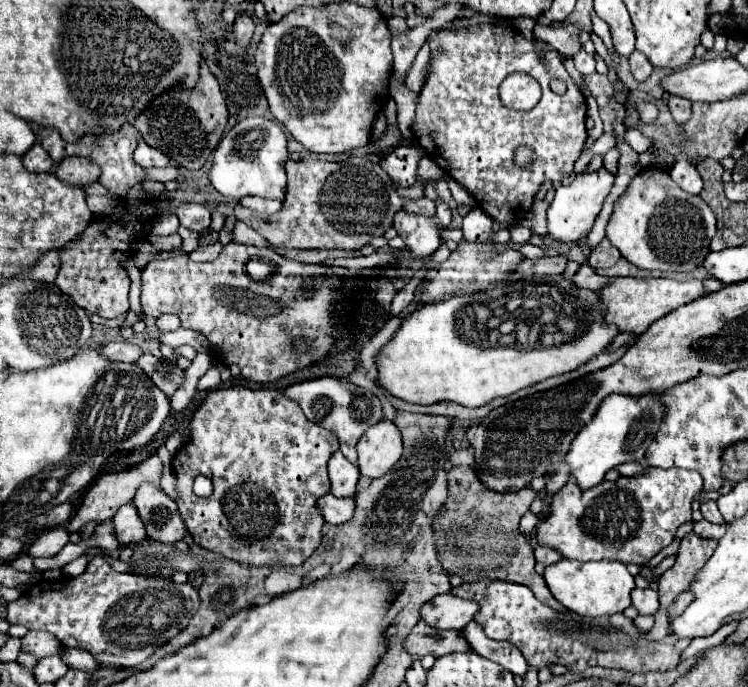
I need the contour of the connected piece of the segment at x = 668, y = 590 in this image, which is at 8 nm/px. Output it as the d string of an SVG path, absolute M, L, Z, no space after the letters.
M695 533L683 537L675 565L659 577L659 602L667 615L677 595L683 593L695 579L695 569L701 569L707 557L711 557L715 545L717 539L703 539Z

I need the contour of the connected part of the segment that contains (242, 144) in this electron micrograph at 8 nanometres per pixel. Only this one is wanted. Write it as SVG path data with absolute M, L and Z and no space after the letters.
M247 117L239 121L223 139L219 141L213 153L213 165L209 169L209 181L213 189L225 197L241 199L247 195L257 195L265 199L285 197L285 161L287 153L287 137L283 129L265 117Z

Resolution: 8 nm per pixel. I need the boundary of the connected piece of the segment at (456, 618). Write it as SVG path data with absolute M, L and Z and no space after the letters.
M445 593L445 595L433 597L433 601L427 601L421 607L421 619L439 629L463 631L463 627L469 621L473 621L477 611L479 611L479 605L475 601L461 599L453 593Z

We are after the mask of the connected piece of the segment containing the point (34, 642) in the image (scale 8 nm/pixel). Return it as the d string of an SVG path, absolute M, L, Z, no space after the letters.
M29 631L29 633L21 639L21 651L23 651L23 653L31 653L31 655L35 655L37 659L43 659L43 657L59 655L61 643L59 643L51 633Z

